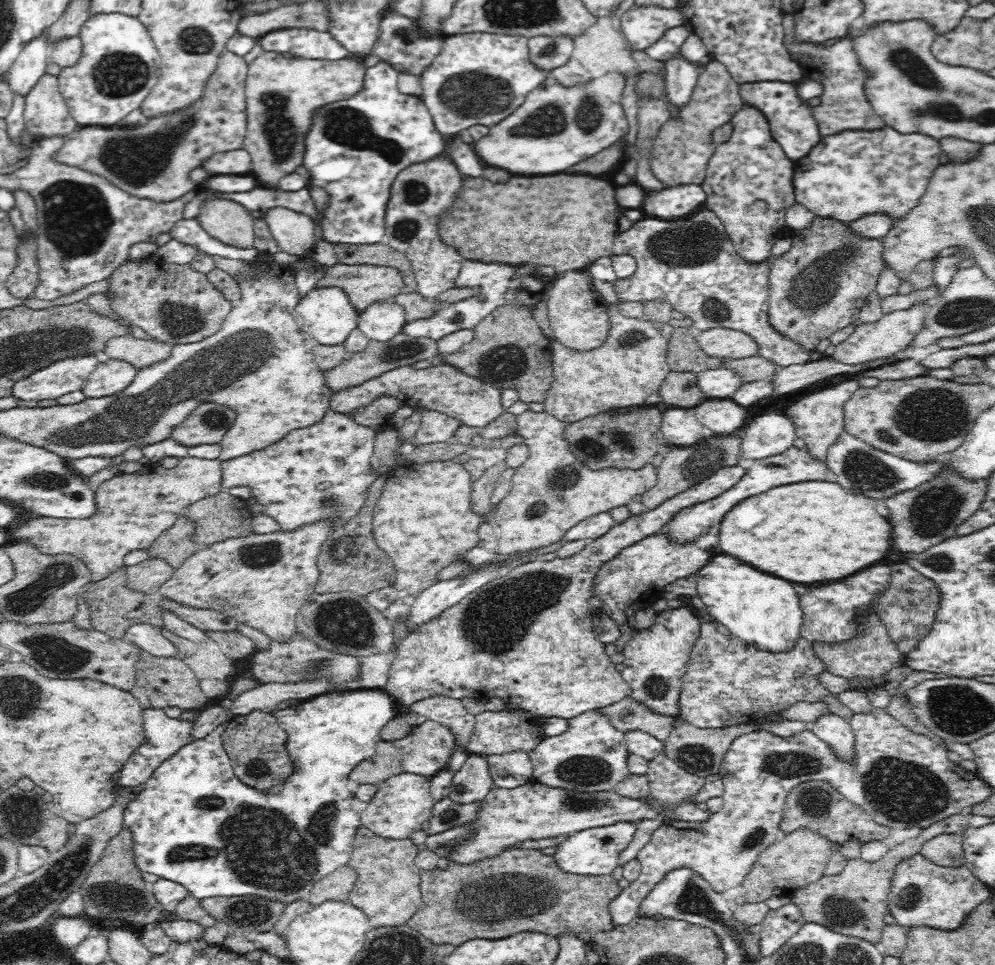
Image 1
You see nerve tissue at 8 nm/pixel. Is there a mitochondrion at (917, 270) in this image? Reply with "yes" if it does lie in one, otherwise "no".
no

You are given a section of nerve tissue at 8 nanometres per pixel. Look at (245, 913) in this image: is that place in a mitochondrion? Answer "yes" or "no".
yes

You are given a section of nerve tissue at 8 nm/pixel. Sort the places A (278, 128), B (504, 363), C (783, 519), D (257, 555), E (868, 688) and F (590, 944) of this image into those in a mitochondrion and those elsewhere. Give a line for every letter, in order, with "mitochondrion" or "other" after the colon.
A: mitochondrion
B: mitochondrion
C: other
D: mitochondrion
E: other
F: other

